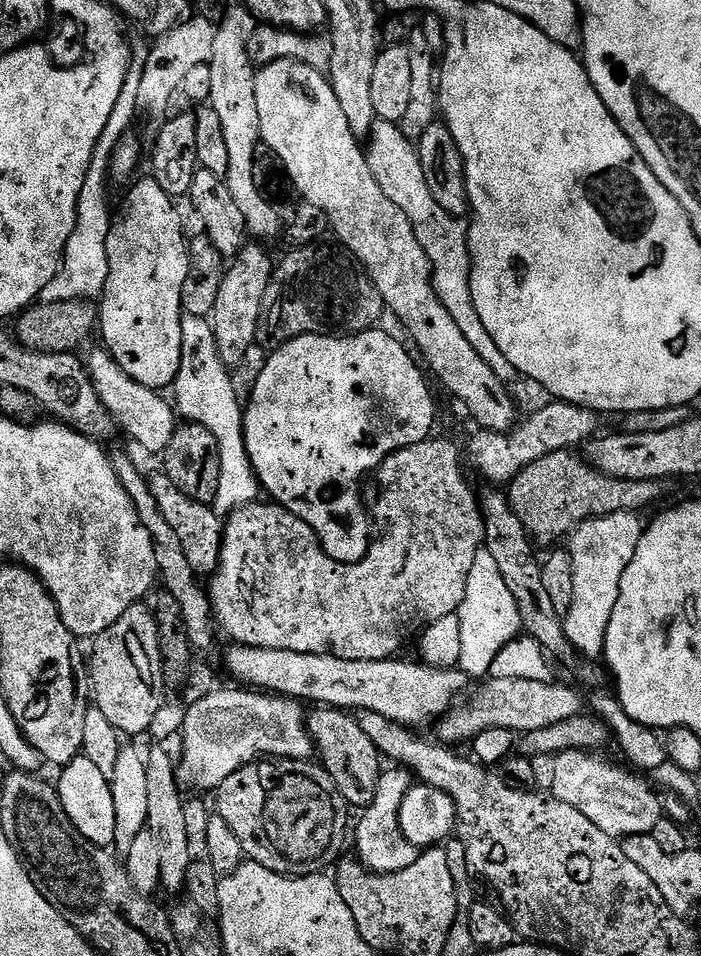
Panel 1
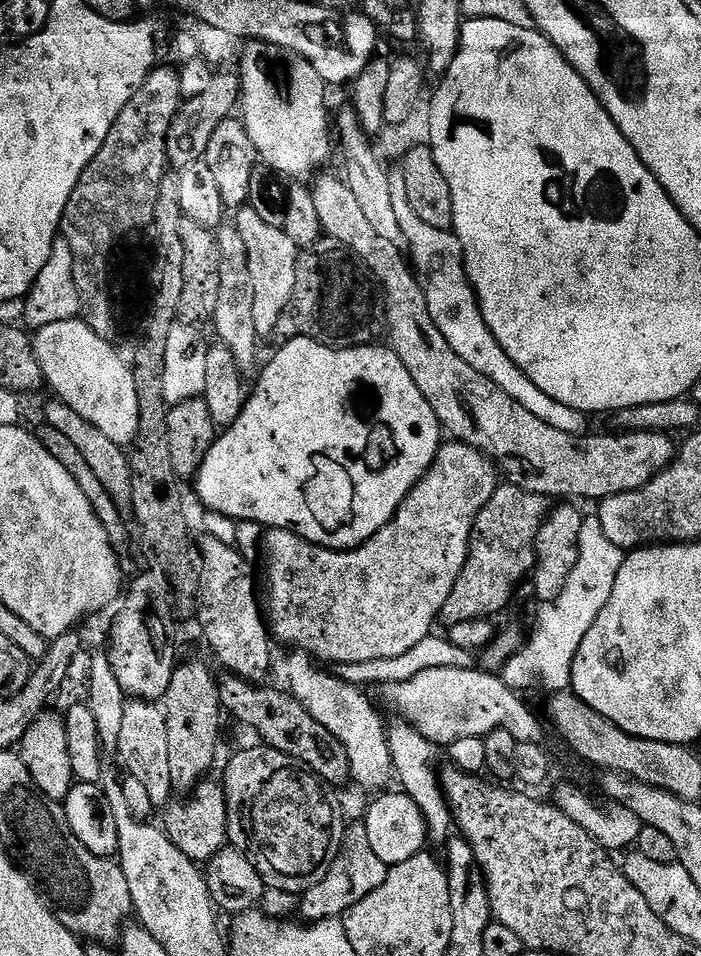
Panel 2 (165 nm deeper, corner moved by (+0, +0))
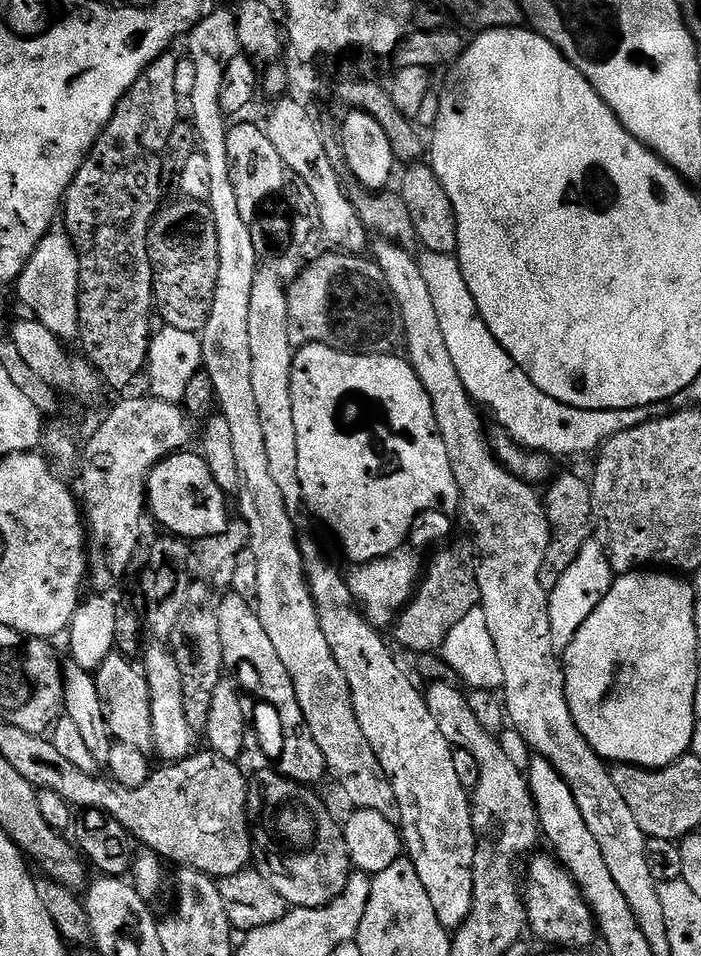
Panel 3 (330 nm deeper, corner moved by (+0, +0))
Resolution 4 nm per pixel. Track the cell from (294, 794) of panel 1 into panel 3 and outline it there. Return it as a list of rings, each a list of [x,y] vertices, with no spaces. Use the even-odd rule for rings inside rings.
[[[279,771],[251,773],[248,782],[248,822],[252,833],[253,870],[219,877],[222,906],[230,918],[233,929],[247,934],[270,922],[278,922],[290,911],[290,906],[298,908],[320,908],[329,904],[342,890],[353,871],[352,859],[346,850],[346,838],[341,821],[332,817],[332,812],[315,796],[313,789],[281,776]]]

